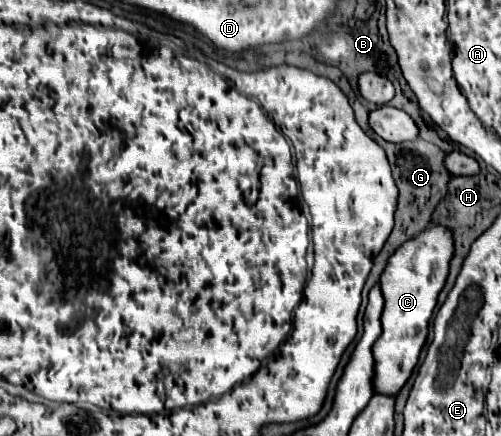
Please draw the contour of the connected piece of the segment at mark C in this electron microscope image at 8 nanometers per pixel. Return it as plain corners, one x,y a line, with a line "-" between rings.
444,226
426,228
420,236
404,242
388,260
388,266
380,278
380,290
384,296
382,336
372,346
374,354
374,394
396,396
410,378
420,350
428,336
428,320
436,306
436,298
446,282
450,258
454,254
452,232

